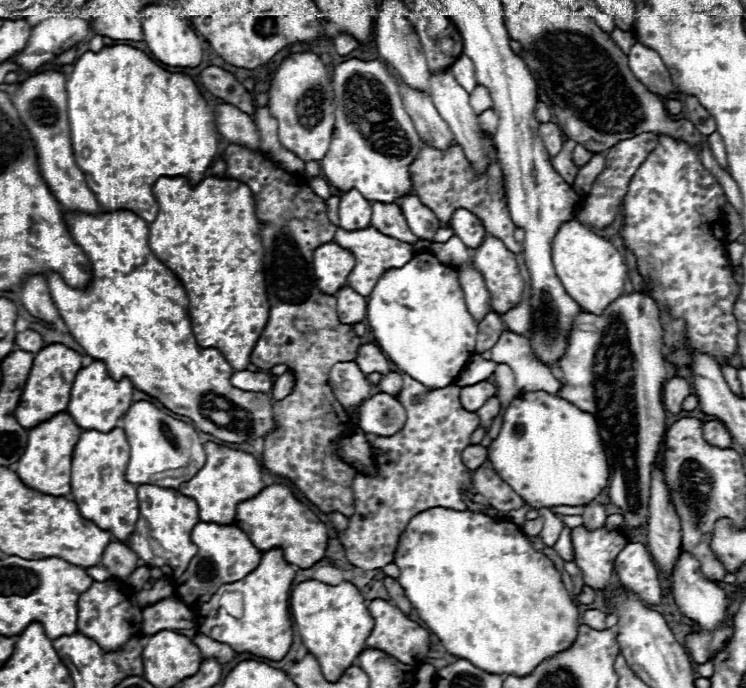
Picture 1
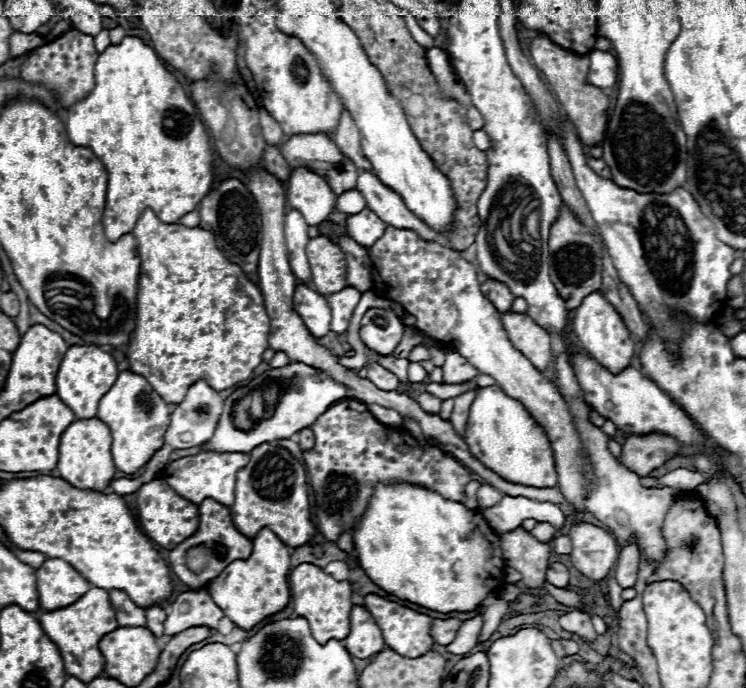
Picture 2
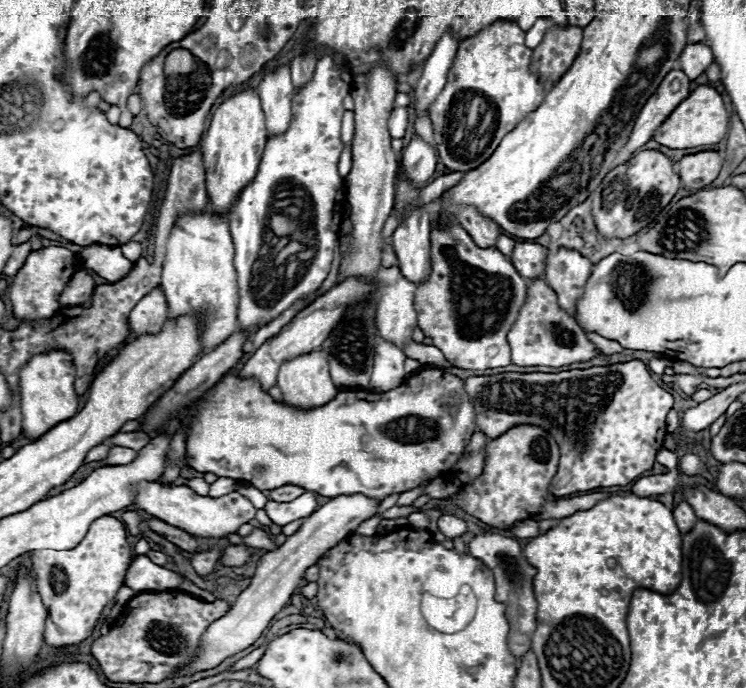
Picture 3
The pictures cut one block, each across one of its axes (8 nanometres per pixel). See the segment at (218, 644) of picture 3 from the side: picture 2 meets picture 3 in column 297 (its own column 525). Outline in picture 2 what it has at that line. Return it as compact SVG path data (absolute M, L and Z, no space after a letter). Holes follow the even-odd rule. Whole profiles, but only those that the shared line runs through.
M522 528L502 534L500 542L506 564L522 574L520 584L530 590L542 588L552 548L548 544L538 542L530 532Z

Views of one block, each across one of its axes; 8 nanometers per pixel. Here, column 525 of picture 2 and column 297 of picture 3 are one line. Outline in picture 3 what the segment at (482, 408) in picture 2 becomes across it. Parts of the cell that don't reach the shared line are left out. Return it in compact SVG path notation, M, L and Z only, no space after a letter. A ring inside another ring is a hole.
M424 368L412 374L402 386L382 394L364 390L338 392L328 404L310 410L276 402L254 378L226 374L202 398L168 418L166 426L154 430L154 436L174 436L190 412L194 416L186 430L186 456L188 466L198 472L246 480L258 490L274 490L274 486L294 482L294 486L328 498L336 498L338 494L366 494L368 498L378 498L378 502L390 494L412 490L422 482L448 476L476 428L474 406L466 398L464 382L440 368Z

